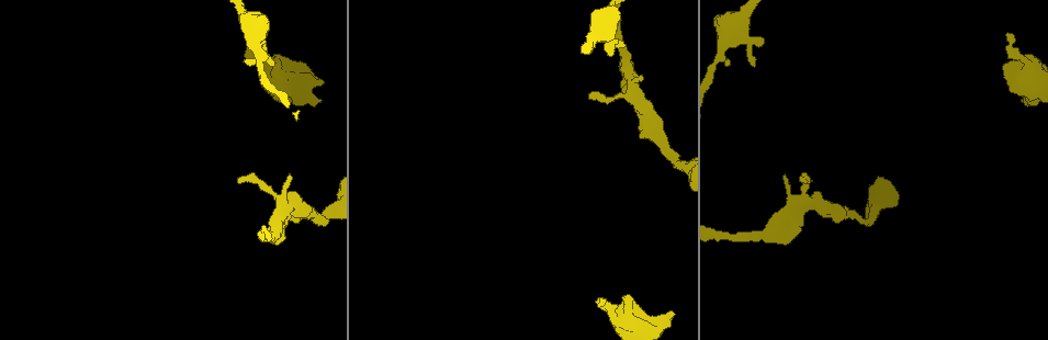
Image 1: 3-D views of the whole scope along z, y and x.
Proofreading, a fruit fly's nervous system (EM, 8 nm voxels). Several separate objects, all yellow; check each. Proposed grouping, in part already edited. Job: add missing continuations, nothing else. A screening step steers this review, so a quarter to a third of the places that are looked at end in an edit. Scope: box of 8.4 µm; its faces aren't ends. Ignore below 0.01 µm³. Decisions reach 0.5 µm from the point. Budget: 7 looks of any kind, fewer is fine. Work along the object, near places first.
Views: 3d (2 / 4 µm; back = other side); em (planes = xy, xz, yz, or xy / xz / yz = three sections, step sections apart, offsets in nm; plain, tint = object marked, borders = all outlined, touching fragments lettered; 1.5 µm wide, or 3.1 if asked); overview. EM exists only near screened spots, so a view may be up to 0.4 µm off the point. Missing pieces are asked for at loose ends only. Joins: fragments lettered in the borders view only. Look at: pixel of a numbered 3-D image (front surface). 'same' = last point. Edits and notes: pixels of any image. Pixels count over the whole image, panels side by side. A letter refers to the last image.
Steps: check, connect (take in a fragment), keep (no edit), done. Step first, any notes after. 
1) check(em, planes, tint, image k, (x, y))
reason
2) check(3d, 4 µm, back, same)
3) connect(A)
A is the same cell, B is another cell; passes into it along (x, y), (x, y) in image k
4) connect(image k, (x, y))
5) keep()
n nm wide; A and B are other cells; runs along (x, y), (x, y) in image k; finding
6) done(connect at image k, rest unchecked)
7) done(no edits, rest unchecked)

check(em, xy, step 4, borders, image 1, (588, 96))
an open end

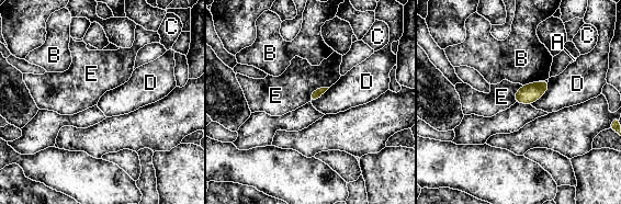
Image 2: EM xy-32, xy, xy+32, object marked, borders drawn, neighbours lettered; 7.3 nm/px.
keep()
70 nm wide; D touches over 240 nm; A, B, C, D and E are other cells; no lettered fragment goes on from it

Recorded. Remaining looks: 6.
check(3d, 4 µm, image 1, (1005, 35))
branch stops here

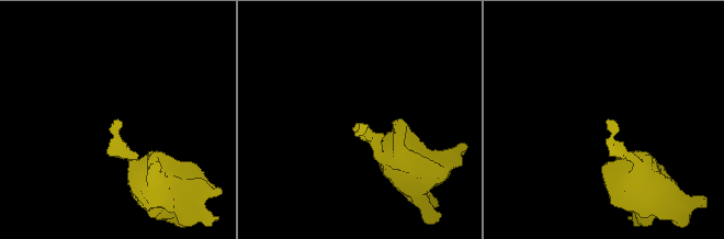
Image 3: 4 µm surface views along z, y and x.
check(em, planes, borders, image 3, (118, 122))
shape alone is not enough

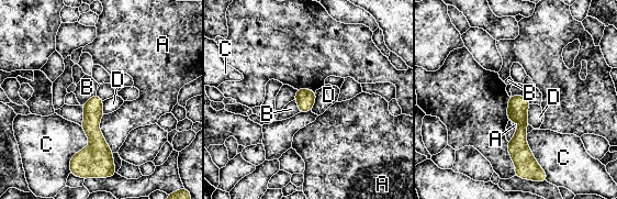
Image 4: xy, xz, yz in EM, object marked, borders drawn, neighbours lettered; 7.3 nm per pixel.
keep()
140 nm wide; A, B, C and D are other cells; no lettered fragment goes on from it

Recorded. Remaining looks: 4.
check(em, planes, plain, image 1, (613, 53))
branch stops here

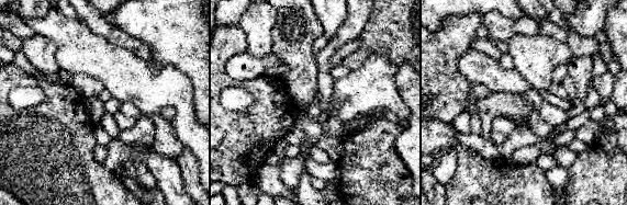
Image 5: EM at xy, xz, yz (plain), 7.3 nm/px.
check(em, planes, borders, same)

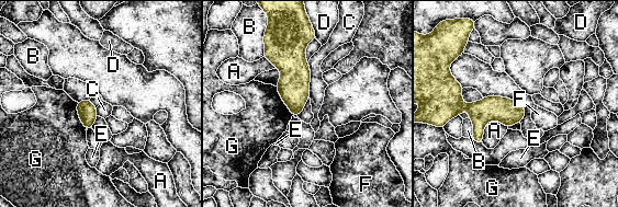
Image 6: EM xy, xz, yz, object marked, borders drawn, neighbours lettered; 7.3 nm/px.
keep()
A, B, C, D, E, F and G are other cells; runs along (452, 101), (474, 110), (523, 112) in image 6; none of them fits

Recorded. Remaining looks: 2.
done(no edits, rest unchecked)

